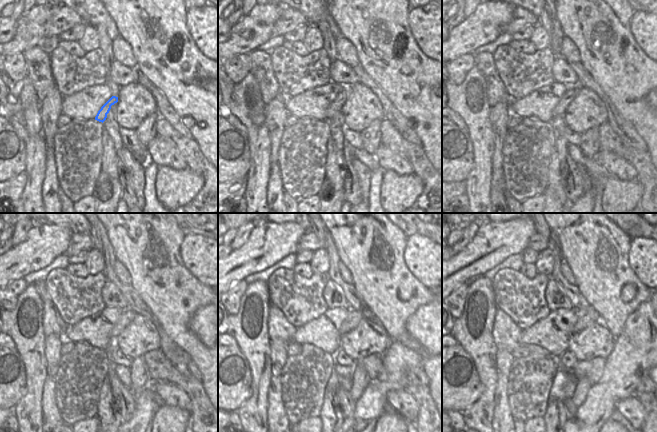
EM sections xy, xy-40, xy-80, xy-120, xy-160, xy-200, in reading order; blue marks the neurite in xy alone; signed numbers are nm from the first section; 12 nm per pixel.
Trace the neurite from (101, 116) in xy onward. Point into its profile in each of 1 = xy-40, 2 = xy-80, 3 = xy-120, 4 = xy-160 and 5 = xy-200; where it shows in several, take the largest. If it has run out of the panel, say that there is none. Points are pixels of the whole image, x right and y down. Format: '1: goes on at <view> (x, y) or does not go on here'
1: goes on at xy-40 (335, 106)
2: goes on at xy-80 (570, 94)
3: goes on at xy-120 (127, 316)
4: goes on at xy-160 (354, 317)
5: goes on at xy-200 (586, 316)

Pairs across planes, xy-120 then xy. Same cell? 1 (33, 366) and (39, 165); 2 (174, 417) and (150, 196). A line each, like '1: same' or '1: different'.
1: same
2: different

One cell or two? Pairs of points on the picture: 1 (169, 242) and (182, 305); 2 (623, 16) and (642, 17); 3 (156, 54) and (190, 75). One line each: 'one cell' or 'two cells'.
1: one cell
2: two cells
3: one cell

